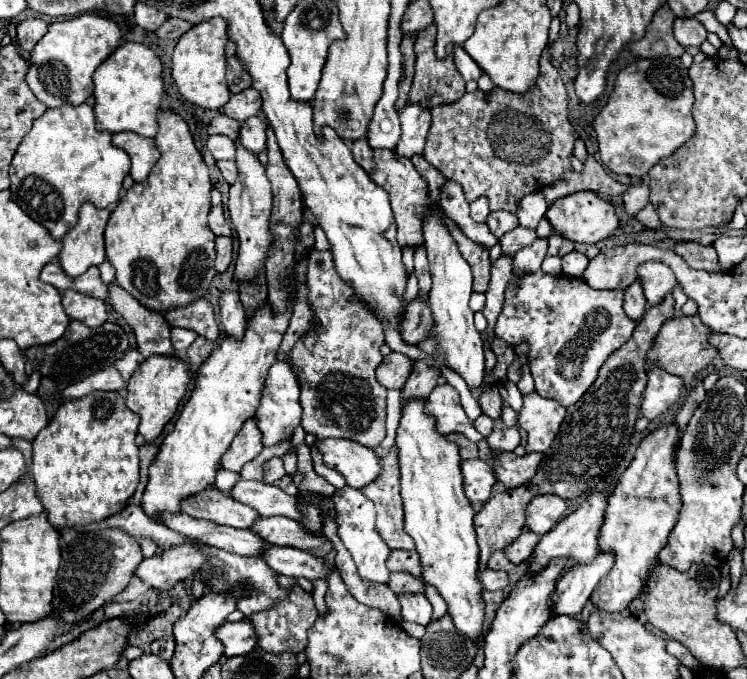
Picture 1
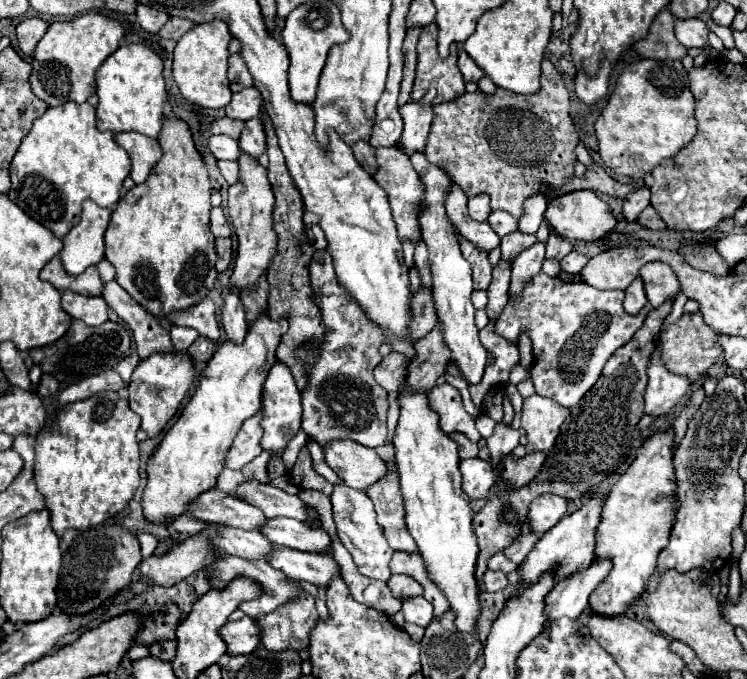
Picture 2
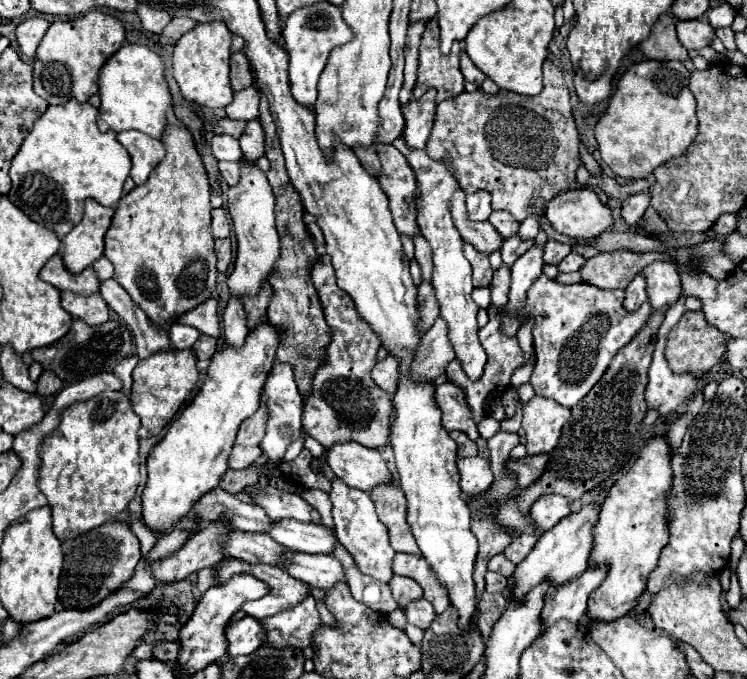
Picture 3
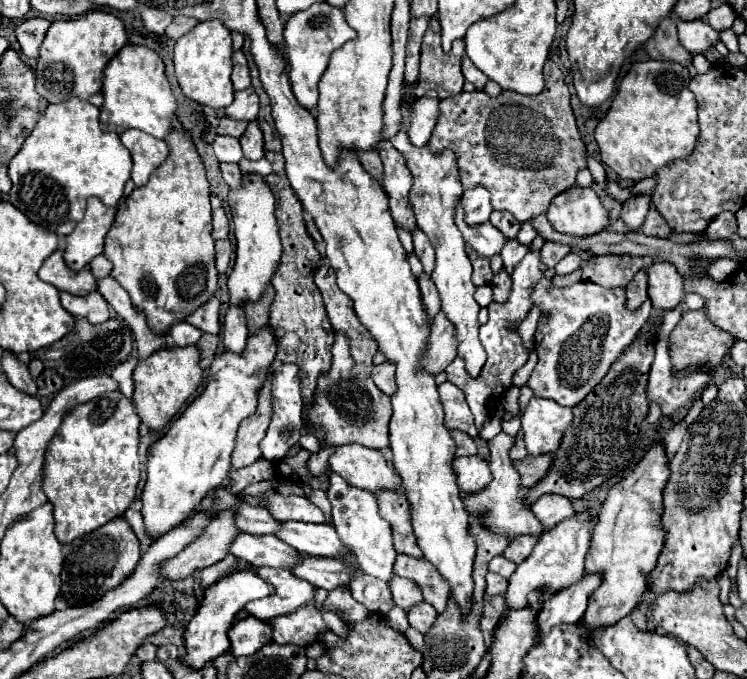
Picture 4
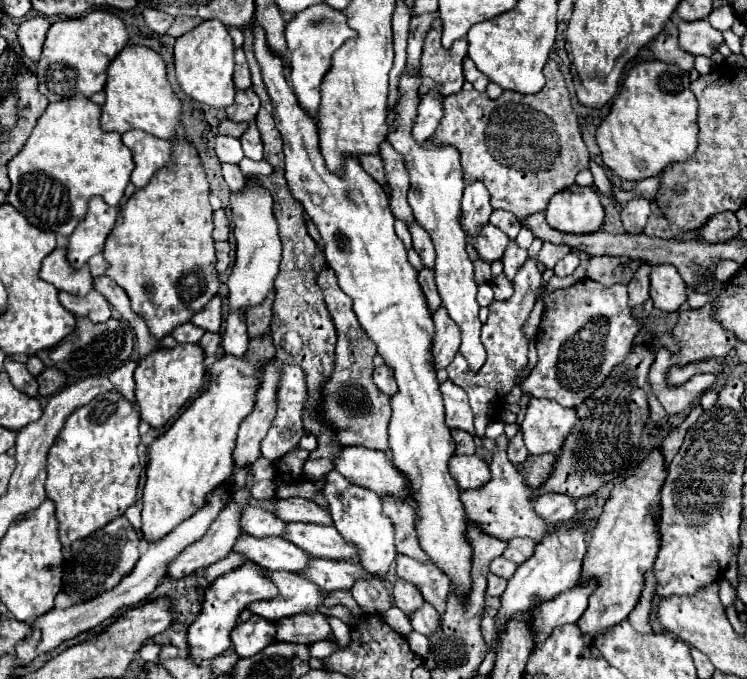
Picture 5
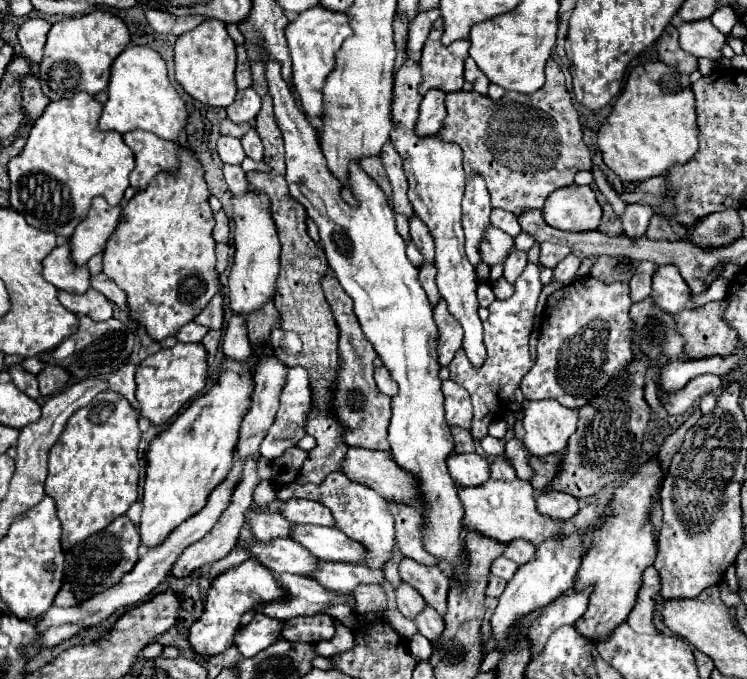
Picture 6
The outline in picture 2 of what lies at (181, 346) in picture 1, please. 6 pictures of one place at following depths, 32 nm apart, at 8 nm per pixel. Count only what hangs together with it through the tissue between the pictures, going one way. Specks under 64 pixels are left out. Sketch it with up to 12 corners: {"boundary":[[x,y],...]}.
{"boundary":[[172,326],[170,336],[178,354],[198,338],[192,328]]}

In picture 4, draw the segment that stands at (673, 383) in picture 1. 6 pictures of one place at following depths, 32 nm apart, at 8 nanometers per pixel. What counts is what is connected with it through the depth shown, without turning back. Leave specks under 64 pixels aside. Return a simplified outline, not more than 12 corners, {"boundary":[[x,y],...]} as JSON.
{"boundary":[[683,304],[665,312],[646,396],[662,414],[686,408],[712,382],[710,374],[672,376],[670,332]]}

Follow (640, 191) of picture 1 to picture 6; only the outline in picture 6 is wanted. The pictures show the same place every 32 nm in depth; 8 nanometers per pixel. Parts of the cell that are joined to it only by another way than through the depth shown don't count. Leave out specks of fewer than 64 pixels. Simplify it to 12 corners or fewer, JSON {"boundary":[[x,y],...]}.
{"boundary":[[646,202],[628,204],[622,214],[626,236],[644,236],[652,218]]}

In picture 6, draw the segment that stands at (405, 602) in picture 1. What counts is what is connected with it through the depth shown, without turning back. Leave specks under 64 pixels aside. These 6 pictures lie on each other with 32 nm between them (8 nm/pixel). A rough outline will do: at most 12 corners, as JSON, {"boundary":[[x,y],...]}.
{"boundary":[[430,606],[414,618],[428,640],[440,636],[444,620]]}

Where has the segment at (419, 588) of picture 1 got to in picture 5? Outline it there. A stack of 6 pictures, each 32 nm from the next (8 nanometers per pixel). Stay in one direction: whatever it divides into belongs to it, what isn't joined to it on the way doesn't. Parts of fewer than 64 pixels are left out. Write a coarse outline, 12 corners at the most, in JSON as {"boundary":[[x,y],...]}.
{"boundary":[[396,578],[394,604],[410,616],[424,598],[414,584]]}

